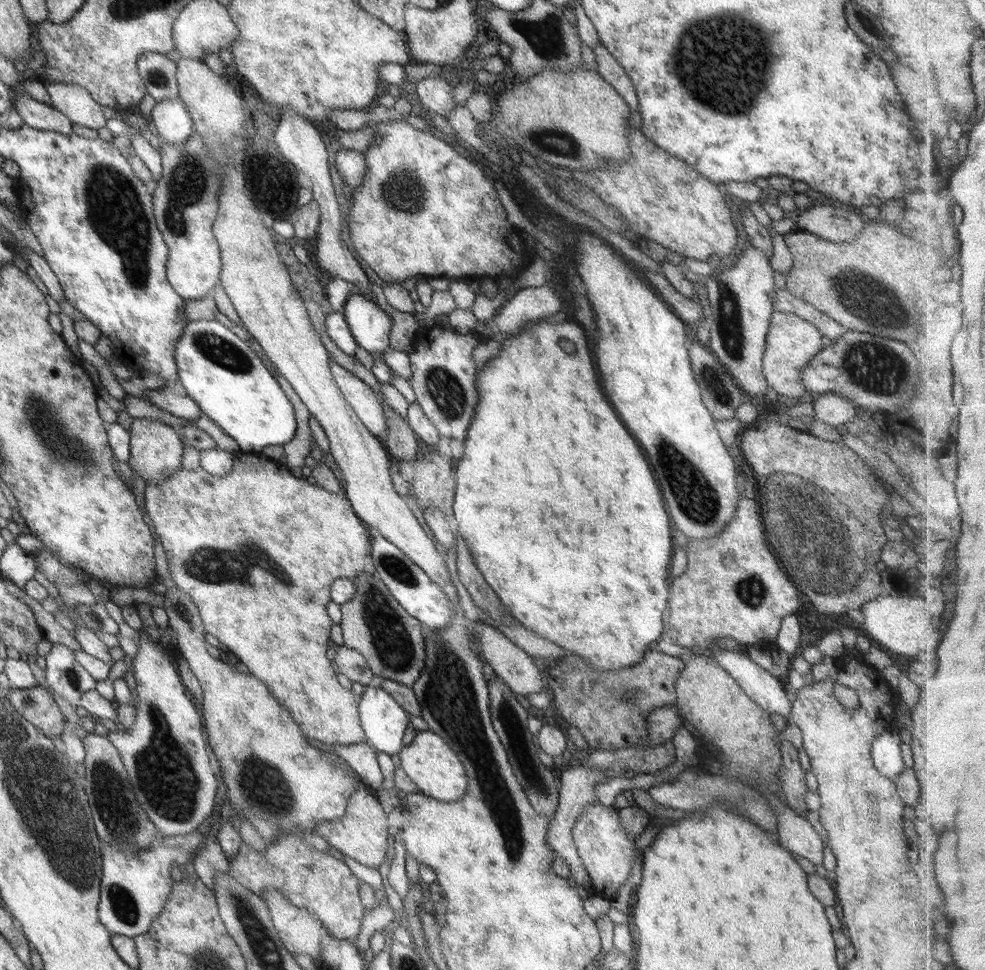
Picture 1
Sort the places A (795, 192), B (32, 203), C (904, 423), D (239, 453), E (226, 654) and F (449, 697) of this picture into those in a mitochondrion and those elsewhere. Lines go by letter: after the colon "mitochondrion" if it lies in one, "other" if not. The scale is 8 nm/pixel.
A: other
B: other
C: other
D: other
E: other
F: mitochondrion

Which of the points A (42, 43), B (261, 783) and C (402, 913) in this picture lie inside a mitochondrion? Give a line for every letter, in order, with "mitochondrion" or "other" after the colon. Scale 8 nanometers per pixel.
A: other
B: mitochondrion
C: other

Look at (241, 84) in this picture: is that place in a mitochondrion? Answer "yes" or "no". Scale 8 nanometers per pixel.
no

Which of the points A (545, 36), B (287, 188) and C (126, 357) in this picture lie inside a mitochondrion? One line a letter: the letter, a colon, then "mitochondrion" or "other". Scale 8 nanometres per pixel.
A: mitochondrion
B: other
C: other

